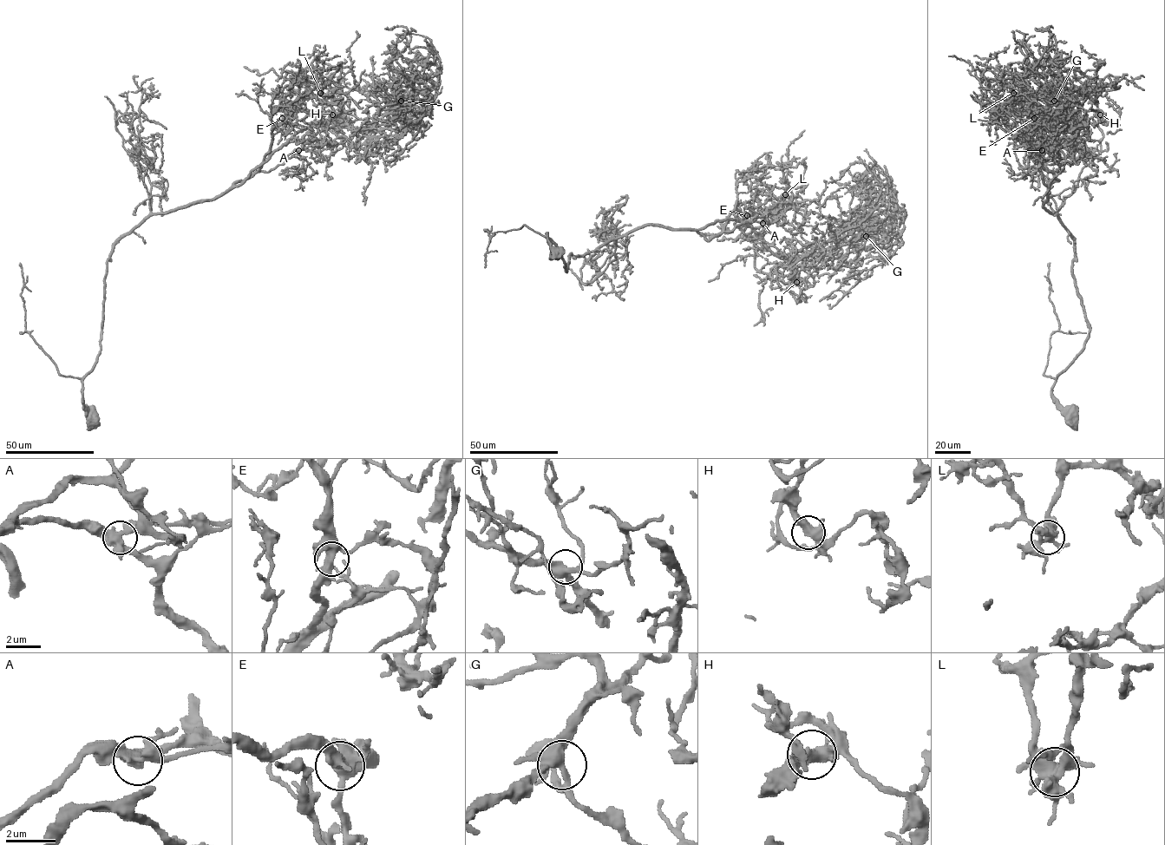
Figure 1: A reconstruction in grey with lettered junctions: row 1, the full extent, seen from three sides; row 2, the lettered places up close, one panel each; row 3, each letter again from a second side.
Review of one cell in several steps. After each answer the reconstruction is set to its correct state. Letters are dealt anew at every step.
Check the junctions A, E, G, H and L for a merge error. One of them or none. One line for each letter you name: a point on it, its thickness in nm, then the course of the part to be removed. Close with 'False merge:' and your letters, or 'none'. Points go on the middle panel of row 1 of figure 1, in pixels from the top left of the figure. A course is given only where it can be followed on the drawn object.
False merge: none

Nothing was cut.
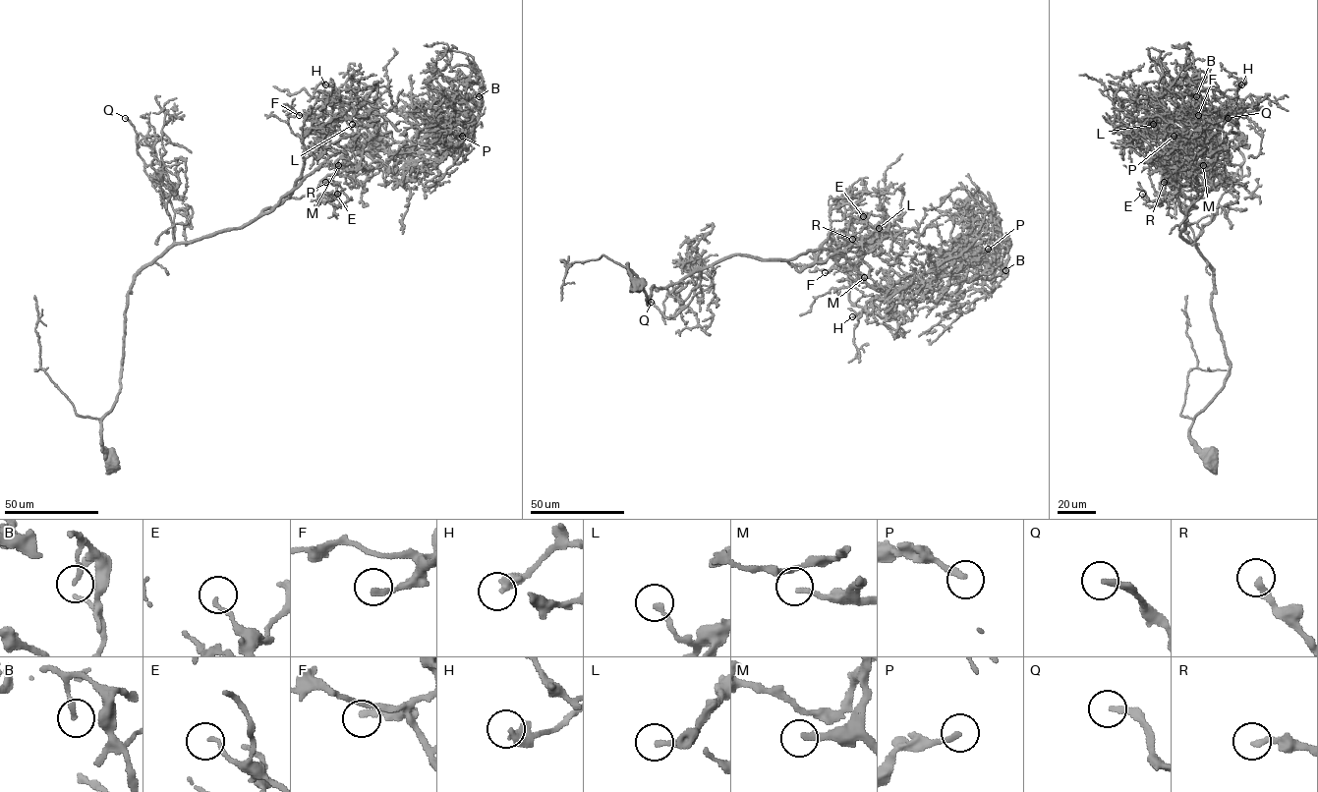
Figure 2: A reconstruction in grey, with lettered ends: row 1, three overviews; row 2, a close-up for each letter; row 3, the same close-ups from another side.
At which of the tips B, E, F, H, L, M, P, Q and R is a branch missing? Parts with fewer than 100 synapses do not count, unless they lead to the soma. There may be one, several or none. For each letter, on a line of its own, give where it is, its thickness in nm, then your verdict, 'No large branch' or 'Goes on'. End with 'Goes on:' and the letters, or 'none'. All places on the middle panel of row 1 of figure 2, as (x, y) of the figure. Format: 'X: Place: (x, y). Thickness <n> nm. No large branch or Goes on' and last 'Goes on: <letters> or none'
B: Place: (1005, 270). Thickness 190 nm. No large branch
E: Place: (863, 216). Thickness 130 nm. No large branch
F: Place: (825, 272). Thickness 220 nm. Goes on
H: Place: (852, 316). Thickness 400 nm. No large branch
L: Place: (879, 228). Thickness 200 nm. No large branch
M: Place: (864, 277). Thickness 220 nm. Goes on
P: Place: (988, 249). Thickness 200 nm. No large branch
Q: Place: (651, 302). Thickness 240 nm. Goes on
R: Place: (852, 239). Thickness 240 nm. Goes on
Goes on: F, M, Q, R

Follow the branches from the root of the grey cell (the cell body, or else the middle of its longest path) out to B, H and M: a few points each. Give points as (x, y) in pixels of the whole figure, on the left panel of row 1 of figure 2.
B: (111, 463), (101, 422), (141, 271), (267, 214), (331, 155), (407, 154), (479, 96)
H: (111, 463), (101, 422), (133, 278), (277, 203), (322, 96), (336, 100), (325, 84)
M: (111, 463), (101, 422), (120, 387), (133, 278), (176, 244), (242, 228), (263, 210), (307, 195), (338, 165)

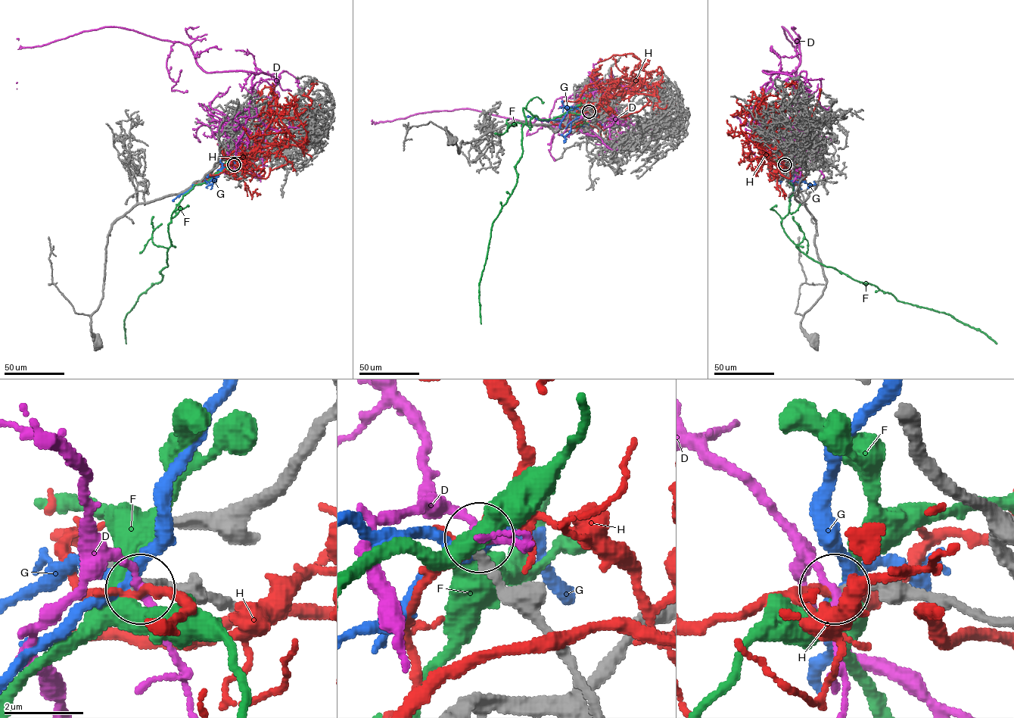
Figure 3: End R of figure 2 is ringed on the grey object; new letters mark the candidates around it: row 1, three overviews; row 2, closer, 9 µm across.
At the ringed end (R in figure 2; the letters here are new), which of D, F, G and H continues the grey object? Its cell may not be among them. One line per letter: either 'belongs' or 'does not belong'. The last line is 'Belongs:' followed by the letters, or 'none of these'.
D: does not belong
F: does not belong
G: does not belong
H: does not belong
Belongs: none of these

